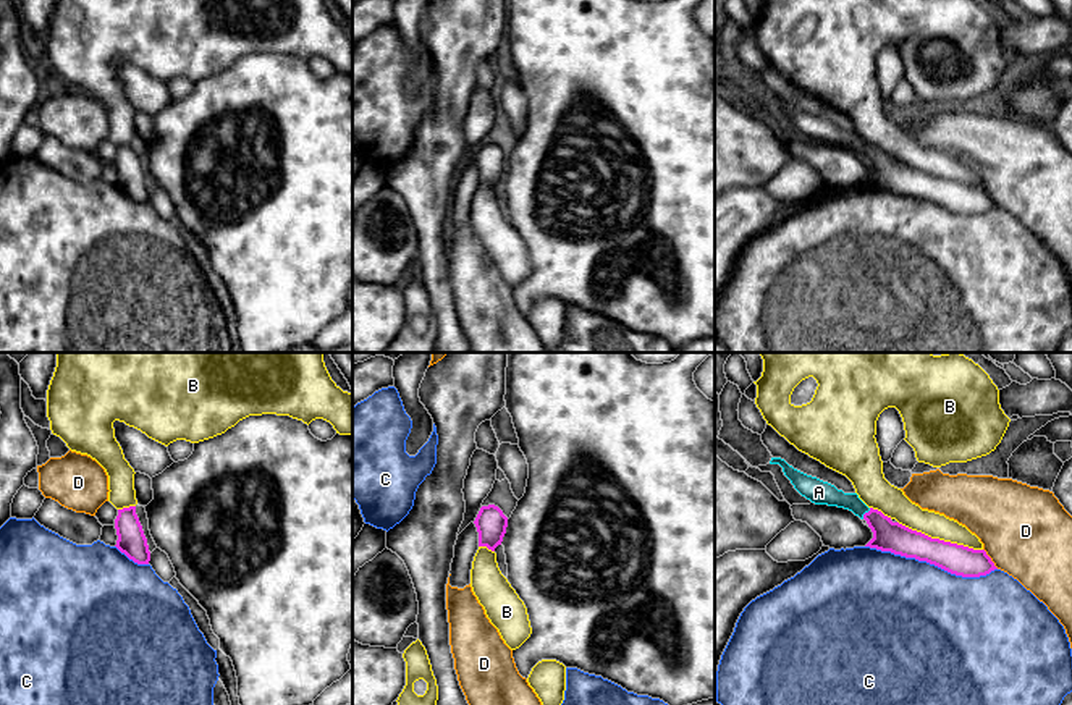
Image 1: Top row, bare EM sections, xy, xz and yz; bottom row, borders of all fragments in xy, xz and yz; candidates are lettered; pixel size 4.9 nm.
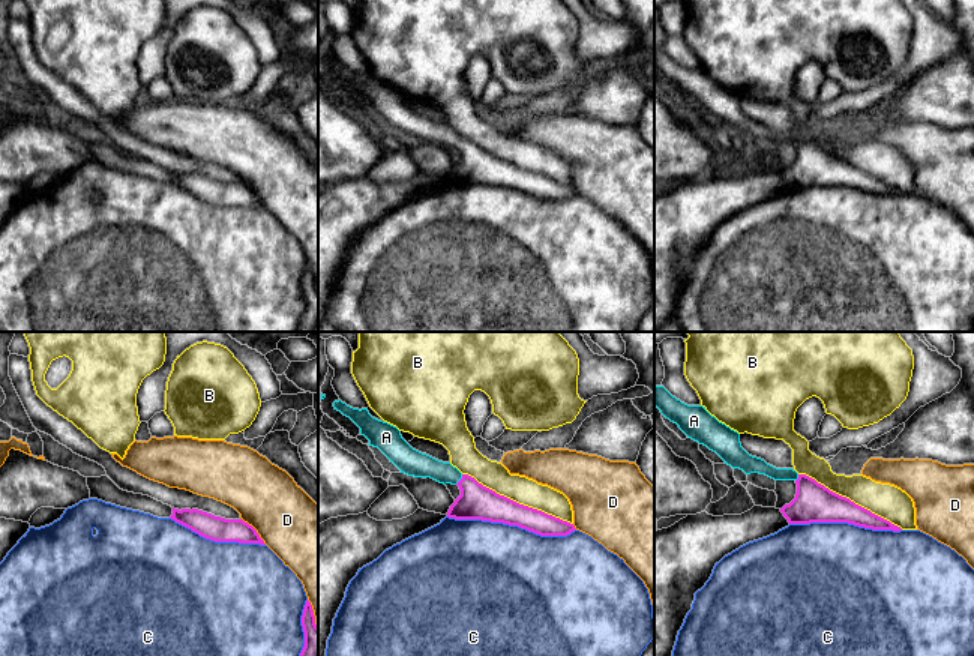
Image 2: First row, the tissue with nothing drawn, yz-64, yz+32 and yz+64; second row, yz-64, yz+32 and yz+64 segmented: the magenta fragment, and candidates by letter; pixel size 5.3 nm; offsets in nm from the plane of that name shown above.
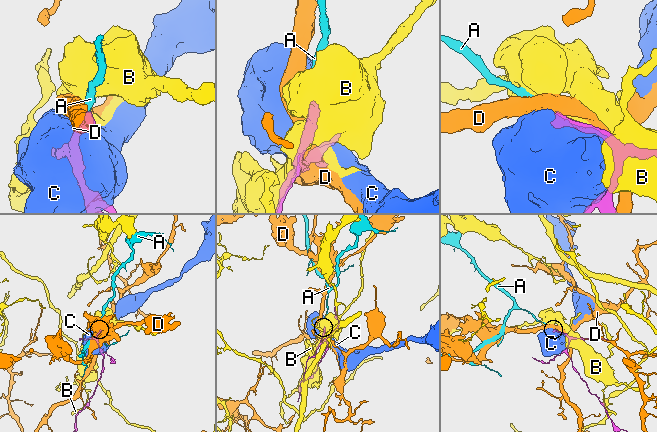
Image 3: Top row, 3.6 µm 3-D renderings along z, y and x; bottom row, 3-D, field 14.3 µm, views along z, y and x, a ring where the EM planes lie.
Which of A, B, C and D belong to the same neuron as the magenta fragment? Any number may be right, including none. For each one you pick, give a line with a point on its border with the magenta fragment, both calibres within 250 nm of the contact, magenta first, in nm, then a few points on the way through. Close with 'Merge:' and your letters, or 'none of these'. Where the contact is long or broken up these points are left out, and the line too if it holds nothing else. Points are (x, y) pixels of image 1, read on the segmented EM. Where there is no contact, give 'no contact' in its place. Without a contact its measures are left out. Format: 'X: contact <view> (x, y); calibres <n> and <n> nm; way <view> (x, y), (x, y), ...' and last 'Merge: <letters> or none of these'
A: contact yz (865, 513); calibres 150 and 120 nm; way yz (888, 536), (865, 513), (851, 502), (820, 492)
Merge: A

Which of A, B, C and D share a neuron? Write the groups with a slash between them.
A / B / C / D

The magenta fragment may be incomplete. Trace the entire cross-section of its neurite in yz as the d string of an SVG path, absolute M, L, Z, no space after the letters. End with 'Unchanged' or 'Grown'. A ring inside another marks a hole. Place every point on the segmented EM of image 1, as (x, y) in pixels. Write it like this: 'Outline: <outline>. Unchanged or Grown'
Outline: M771 458L770 464L779 464L794 488L812 503L844 508L865 519L873 532L873 538L865 547L926 561L962 577L980 577L998 569L985 550L931 538L893 522L881 511L868 508L857 493L844 493L828 482L794 469L781 458Z. Grown

